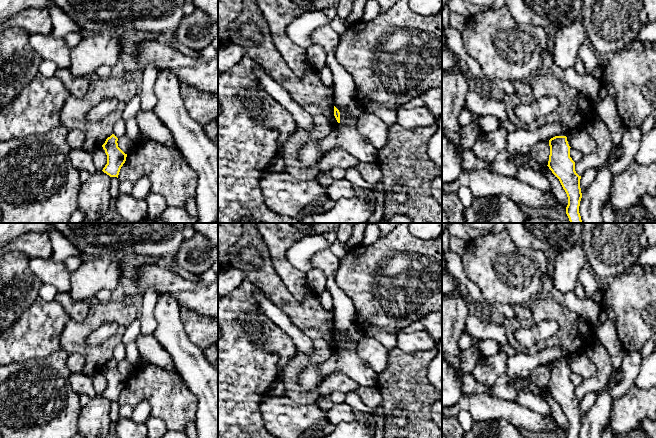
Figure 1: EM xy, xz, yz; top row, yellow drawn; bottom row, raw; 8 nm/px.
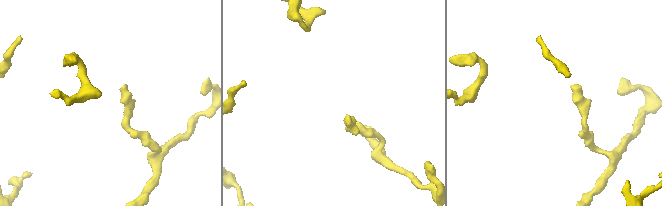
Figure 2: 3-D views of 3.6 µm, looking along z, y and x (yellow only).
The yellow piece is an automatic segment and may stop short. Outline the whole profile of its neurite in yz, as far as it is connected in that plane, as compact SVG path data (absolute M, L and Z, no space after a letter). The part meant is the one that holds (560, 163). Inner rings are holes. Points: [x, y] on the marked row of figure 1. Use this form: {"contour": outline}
{"contour": "M555 136L549 140L548 167L559 179L568 197L566 214L570 223L582 223L579 213L582 198L580 179L575 171L575 162L570 157L570 146L566 136Z"}

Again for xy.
{"contour": "M112 134L102 145L107 155L107 164L102 171L110 177L118 178L120 169L126 161L127 154L125 154L118 147L117 141L118 138L114 134Z"}

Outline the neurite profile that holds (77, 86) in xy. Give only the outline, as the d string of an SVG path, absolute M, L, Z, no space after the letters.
M58 68L55 76L63 83L73 97L84 97L91 82L88 76L73 76L68 68Z

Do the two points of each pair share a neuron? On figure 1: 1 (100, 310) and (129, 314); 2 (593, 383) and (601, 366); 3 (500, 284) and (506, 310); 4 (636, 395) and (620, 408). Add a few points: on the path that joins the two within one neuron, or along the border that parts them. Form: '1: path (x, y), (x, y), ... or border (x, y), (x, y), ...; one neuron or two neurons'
1: path (107, 312), (122, 314); one neuron
2: path (597, 379), (601, 375), (601, 370); one neuron
3: border (510, 305), (495, 303), (489, 309); two neurons
4: path (632, 399), (624, 407); one neuron

